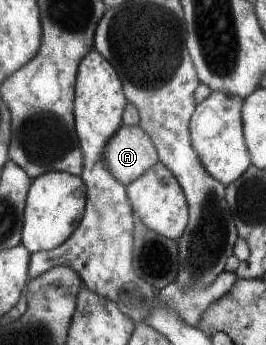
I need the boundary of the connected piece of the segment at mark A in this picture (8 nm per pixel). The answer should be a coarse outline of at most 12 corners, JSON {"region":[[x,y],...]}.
{"region":[[140,126],[110,140],[106,167],[125,186],[158,163]]}

